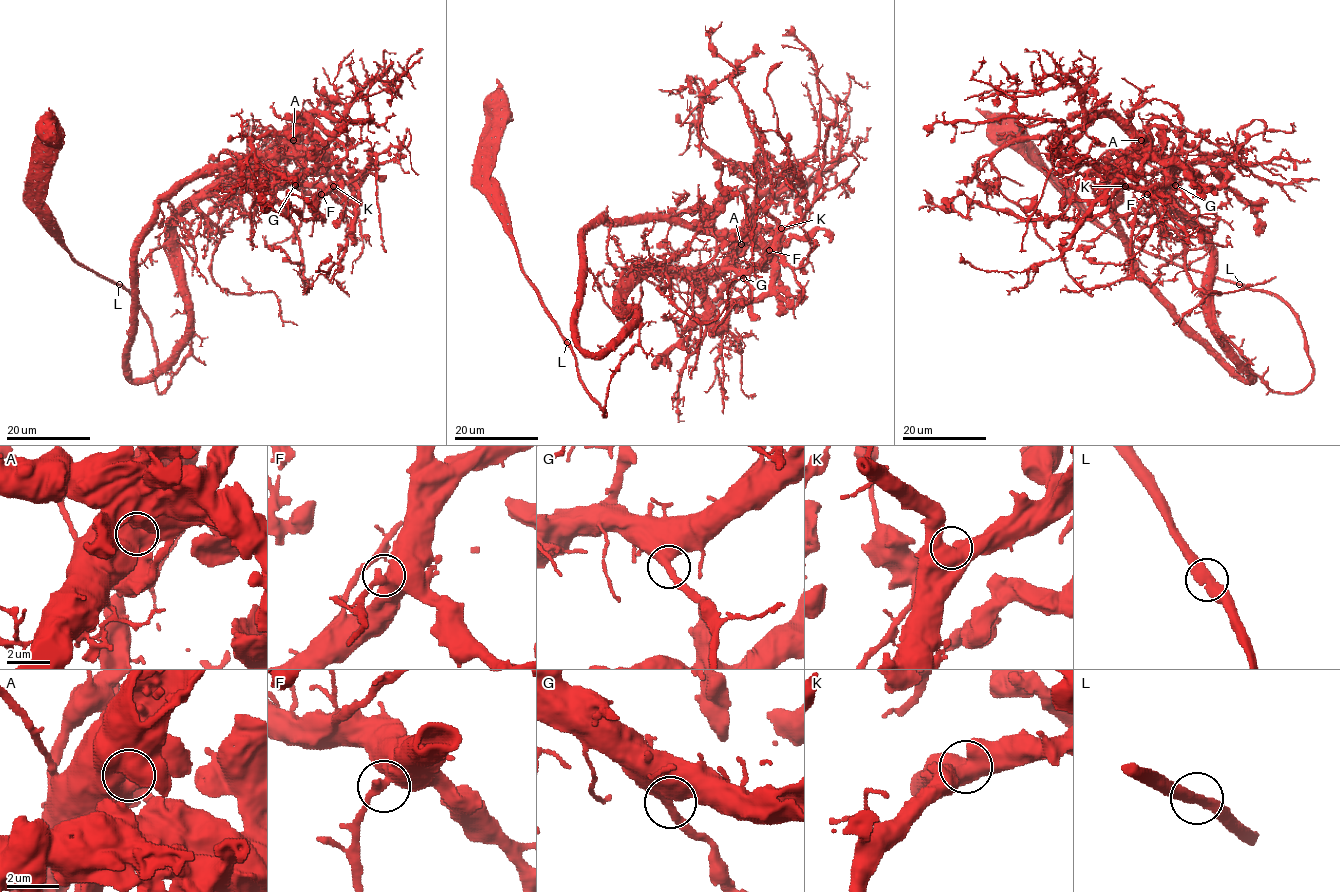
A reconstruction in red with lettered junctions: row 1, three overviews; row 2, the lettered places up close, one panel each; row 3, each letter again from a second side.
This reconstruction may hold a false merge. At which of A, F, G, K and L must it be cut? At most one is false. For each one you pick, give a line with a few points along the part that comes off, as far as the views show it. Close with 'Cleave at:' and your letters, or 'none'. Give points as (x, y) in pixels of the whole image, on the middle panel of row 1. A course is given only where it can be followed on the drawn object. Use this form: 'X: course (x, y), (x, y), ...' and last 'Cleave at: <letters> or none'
Cleave at: none

